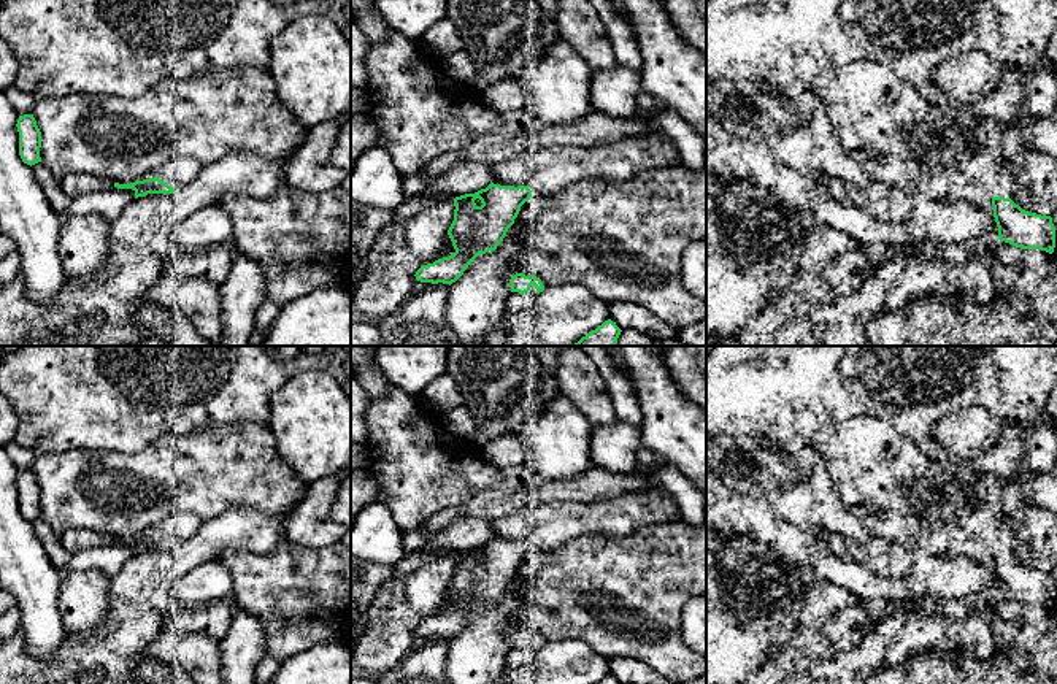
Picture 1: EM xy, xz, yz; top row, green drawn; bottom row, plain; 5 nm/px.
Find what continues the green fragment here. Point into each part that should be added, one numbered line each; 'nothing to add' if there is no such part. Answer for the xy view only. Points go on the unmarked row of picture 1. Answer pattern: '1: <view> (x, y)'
1: xy (180, 526)

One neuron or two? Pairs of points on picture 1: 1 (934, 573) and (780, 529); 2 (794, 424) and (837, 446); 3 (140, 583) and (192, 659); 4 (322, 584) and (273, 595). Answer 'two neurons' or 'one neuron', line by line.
1: one neuron
2: two neurons
3: two neurons
4: one neuron

